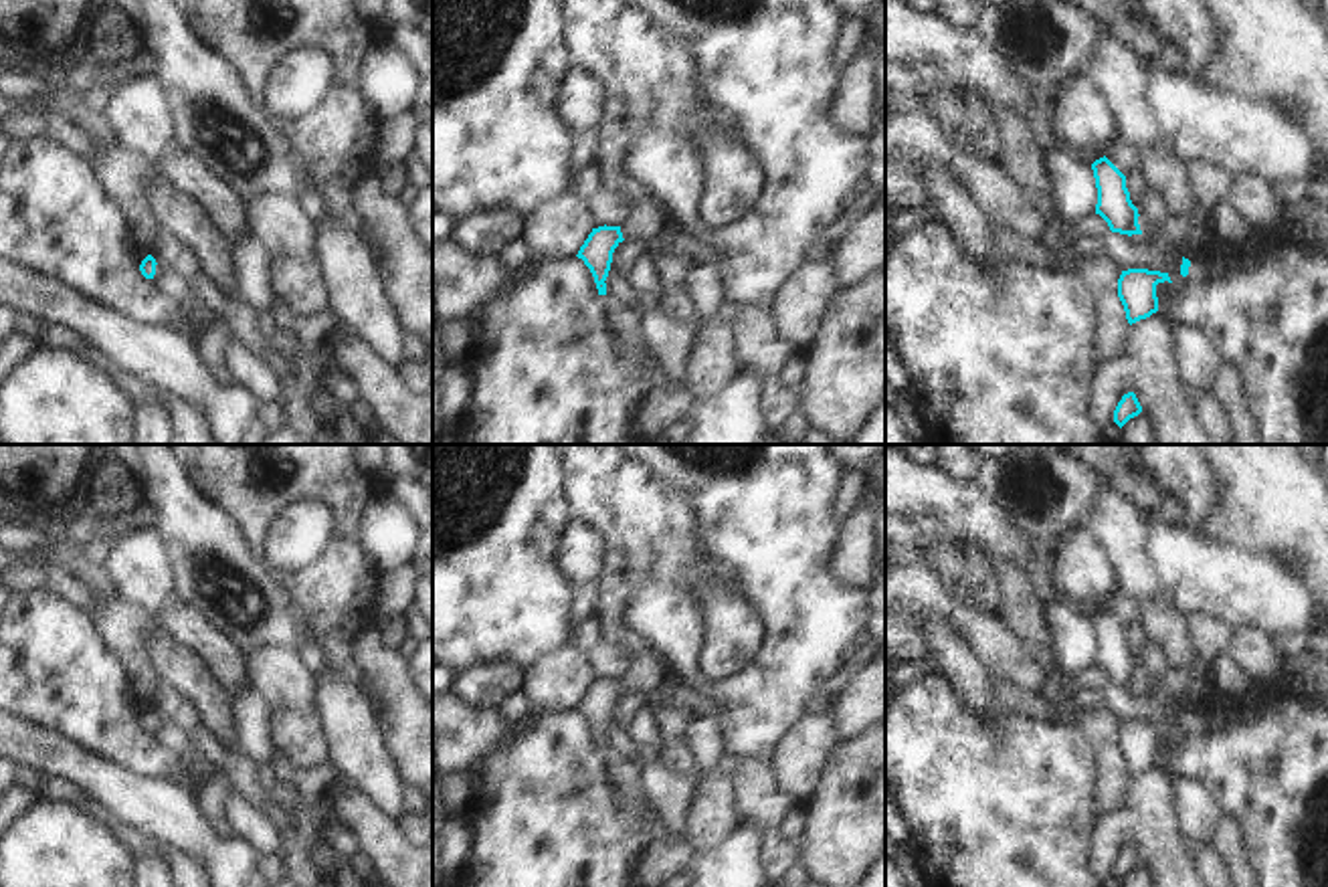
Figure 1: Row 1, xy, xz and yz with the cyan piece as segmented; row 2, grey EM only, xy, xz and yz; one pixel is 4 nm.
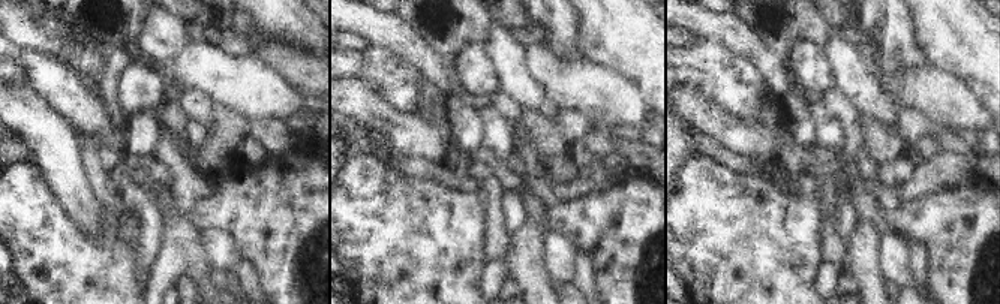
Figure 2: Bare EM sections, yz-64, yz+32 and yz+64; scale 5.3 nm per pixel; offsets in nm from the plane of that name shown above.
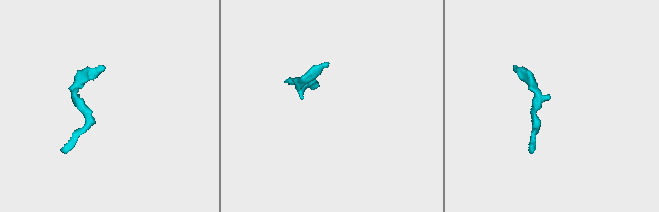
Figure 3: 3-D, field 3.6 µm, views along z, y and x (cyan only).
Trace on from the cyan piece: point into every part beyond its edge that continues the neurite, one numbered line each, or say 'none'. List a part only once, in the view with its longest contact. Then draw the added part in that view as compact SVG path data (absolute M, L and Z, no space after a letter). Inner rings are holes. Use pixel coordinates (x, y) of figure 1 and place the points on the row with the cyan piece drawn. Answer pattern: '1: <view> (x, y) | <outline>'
1: yz (1195, 271) | M1211 259L1209 265L1191 263L1189 275L1187 275L1187 277L1189 277L1191 281L1193 281L1193 279L1205 279L1205 277L1211 277L1211 275L1217 273L1219 265L1221 265L1219 259Z

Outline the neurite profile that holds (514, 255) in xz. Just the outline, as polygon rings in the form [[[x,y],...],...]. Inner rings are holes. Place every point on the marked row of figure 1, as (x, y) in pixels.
[[[517,236],[511,242],[507,242],[505,247],[501,247],[495,255],[495,259],[499,261],[501,267],[505,267],[507,271],[517,271],[521,267],[528,265],[530,261],[530,249],[528,244]]]

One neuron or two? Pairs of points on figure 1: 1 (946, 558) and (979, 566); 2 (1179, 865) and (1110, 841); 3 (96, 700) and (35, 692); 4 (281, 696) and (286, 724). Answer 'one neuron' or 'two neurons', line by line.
1: two neurons
2: one neuron
3: one neuron
4: two neurons

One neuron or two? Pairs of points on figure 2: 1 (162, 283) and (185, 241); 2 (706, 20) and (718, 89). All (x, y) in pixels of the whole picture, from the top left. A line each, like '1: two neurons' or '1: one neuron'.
1: one neuron
2: two neurons

